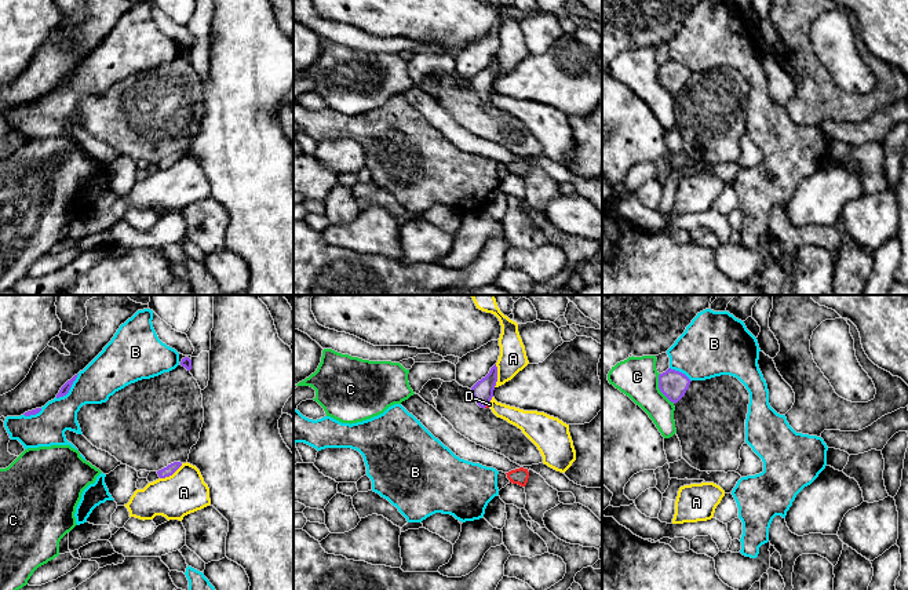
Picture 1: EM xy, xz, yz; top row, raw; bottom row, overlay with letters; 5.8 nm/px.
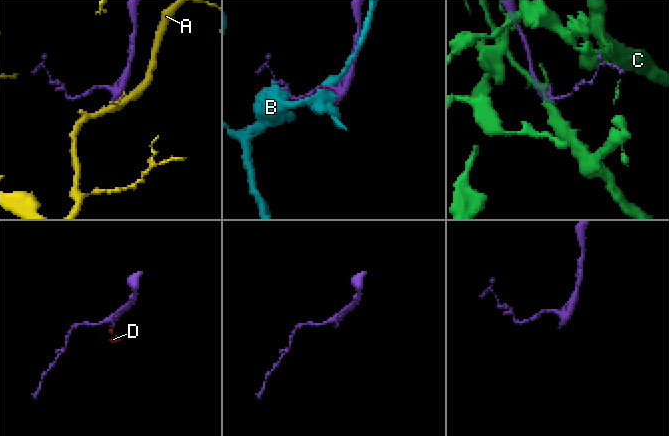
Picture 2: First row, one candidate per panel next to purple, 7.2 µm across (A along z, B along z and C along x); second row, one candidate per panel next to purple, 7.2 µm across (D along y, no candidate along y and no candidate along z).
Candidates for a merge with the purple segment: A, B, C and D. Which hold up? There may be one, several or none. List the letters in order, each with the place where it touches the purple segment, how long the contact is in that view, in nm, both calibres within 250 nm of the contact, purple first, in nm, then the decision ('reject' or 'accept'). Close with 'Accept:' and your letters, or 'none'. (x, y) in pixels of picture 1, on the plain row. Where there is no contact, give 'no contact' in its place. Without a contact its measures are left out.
A: xy (171, 166) | 160 nm | 60/260 nm | reject
B: xy (69, 80) | 200 nm | 50/240 nm | reject
C: yz (659, 79) | 200 nm | 160/240 nm | reject
D: xz (487, 95) | 50 nm | 130/20 nm | accept
Accept: D

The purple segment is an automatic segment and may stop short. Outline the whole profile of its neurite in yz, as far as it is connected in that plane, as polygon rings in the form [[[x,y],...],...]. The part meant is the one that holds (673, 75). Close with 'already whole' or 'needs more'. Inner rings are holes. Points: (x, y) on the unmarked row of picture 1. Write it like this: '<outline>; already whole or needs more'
[[[671,59],[659,66],[660,83],[674,95],[685,87],[690,73],[685,65]]]; already whole

